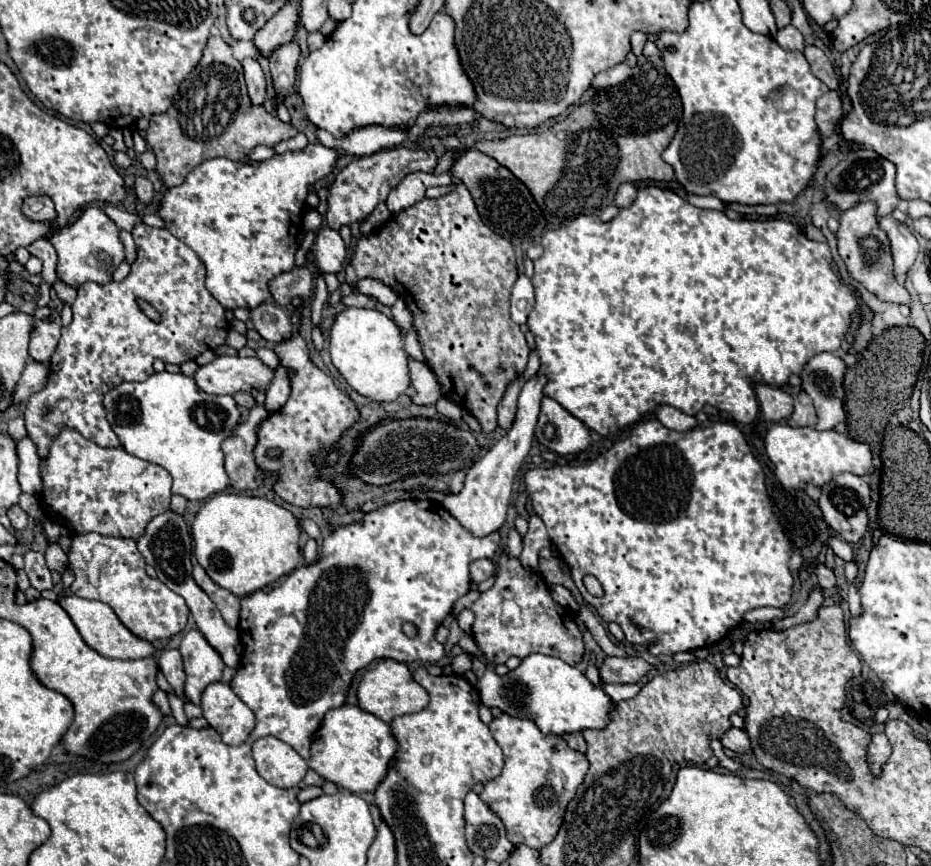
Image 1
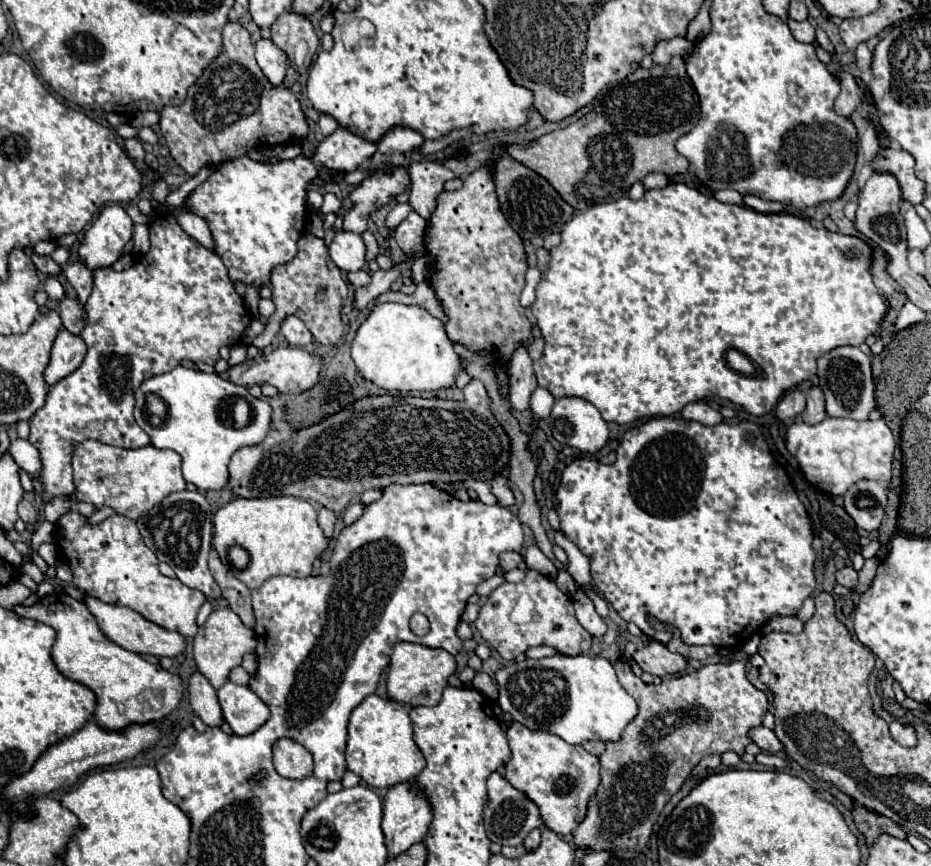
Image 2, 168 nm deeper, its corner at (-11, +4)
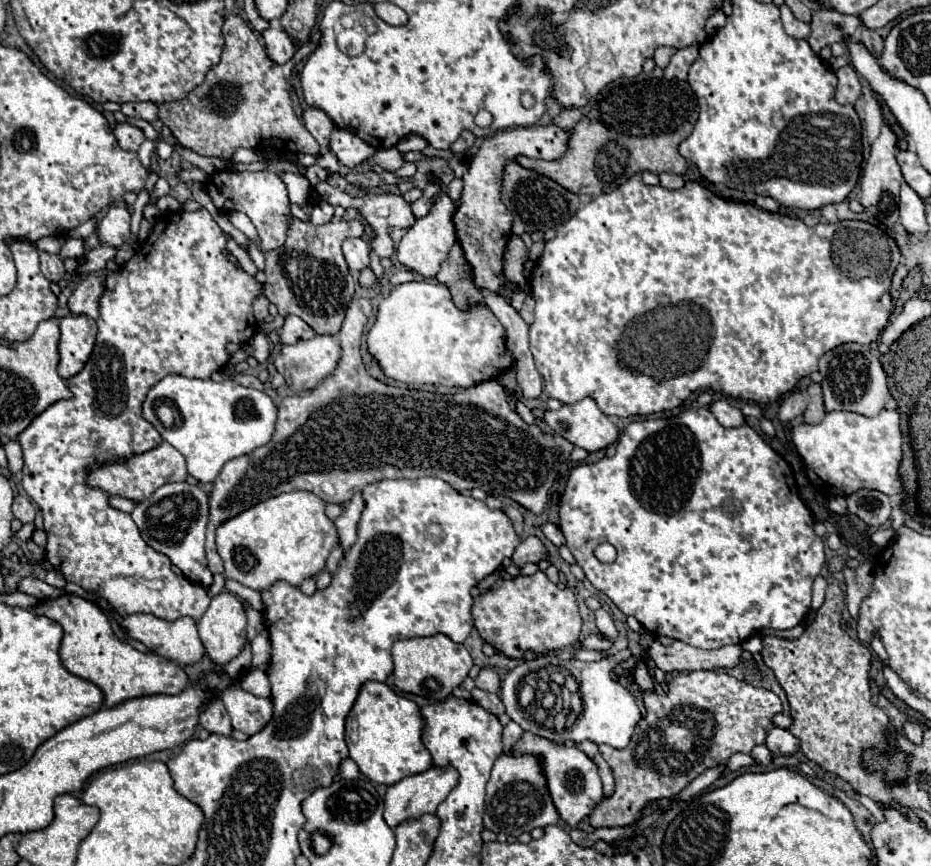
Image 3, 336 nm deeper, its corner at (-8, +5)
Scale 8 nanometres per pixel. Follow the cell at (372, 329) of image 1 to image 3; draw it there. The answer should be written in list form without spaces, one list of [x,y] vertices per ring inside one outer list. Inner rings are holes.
[[[406,282],[406,284],[400,284],[396,286],[380,304],[378,304],[378,314],[376,314],[376,322],[374,326],[370,328],[368,336],[366,336],[366,344],[368,344],[368,352],[370,356],[380,364],[382,372],[386,378],[390,380],[398,380],[398,382],[404,382],[404,384],[442,384],[442,386],[450,386],[450,388],[470,388],[478,382],[484,382],[484,380],[492,380],[492,378],[498,378],[504,370],[510,368],[512,364],[512,356],[510,352],[506,350],[506,344],[504,344],[504,326],[498,322],[498,318],[490,312],[490,308],[472,308],[470,312],[460,312],[454,304],[452,304],[452,298],[450,298],[450,292],[446,286],[438,284],[438,282]]]

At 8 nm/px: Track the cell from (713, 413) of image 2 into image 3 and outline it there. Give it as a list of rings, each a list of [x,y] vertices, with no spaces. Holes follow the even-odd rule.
[[[718,400],[714,404],[708,406],[708,410],[716,416],[716,420],[726,426],[726,428],[732,428],[732,426],[742,426],[744,424],[744,416],[738,408],[730,406],[726,400]]]

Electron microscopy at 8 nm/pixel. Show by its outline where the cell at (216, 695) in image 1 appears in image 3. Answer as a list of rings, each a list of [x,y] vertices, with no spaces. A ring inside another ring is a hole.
[[[234,682],[224,688],[222,702],[230,714],[232,728],[248,736],[256,734],[272,718],[272,702],[268,698],[248,694]]]

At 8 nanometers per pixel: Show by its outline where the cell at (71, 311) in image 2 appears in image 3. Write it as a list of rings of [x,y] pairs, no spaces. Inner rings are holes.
[[[100,270],[82,278],[82,282],[76,286],[72,296],[68,298],[68,310],[72,314],[98,318],[98,298],[102,294],[102,280],[106,274],[108,270]]]

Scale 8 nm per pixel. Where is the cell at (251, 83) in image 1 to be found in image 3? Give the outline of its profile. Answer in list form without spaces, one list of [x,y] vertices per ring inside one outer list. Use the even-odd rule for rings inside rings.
[[[268,28],[262,32],[262,38],[266,54],[272,58],[272,62],[286,64],[294,56],[294,42],[282,28]]]

